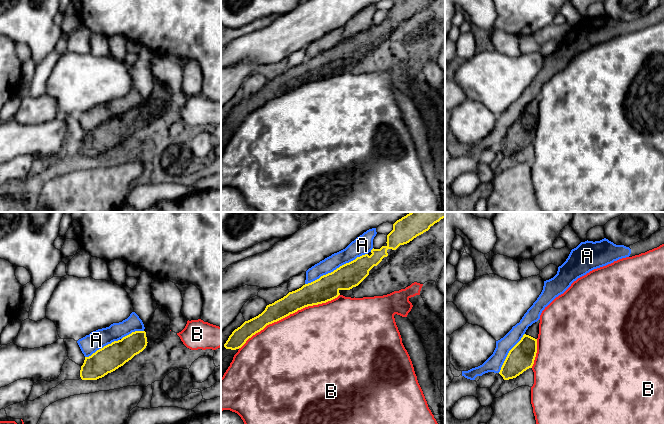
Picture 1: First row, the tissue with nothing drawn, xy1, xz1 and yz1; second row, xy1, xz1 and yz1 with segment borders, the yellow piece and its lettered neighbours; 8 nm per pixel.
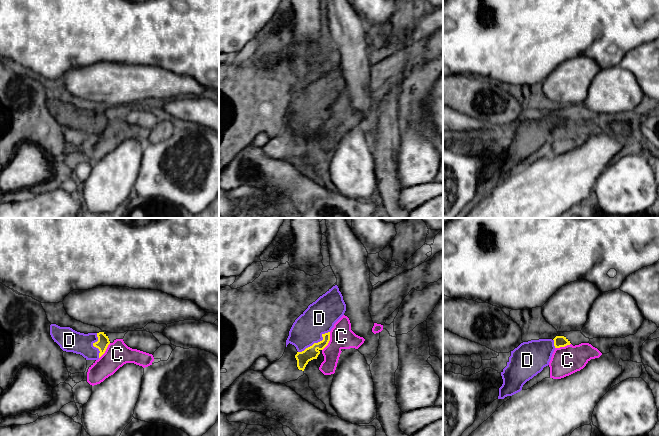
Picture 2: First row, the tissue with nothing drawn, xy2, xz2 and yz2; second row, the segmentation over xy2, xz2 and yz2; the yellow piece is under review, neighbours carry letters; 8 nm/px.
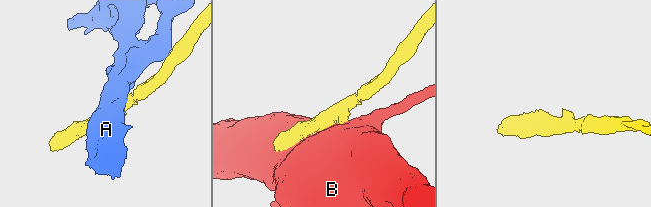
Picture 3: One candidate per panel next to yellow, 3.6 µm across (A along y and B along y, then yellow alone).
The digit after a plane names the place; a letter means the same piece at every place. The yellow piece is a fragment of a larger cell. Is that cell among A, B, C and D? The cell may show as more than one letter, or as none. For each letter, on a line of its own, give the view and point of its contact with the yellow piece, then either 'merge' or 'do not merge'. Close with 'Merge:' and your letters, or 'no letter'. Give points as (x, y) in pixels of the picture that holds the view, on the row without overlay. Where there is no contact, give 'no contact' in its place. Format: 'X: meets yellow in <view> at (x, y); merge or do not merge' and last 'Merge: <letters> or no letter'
A: meets yellow in xz1 at (337, 44); do not merge
B: meets yellow in xz1 at (288, 91); do not merge
C: meets yellow in xz2 at (329, 116); do not merge
D: meets yellow in xz2 at (315, 119); merge
Merge: D

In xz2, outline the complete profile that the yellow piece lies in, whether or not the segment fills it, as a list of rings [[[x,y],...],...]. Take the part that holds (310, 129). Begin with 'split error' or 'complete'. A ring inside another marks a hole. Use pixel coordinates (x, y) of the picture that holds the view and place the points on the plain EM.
split error; [[[337,61],[329,65],[325,70],[320,72],[315,78],[295,96],[286,116],[286,123],[290,119],[297,125],[295,134],[297,143],[304,147],[309,137],[317,135],[320,127],[323,126],[330,117],[330,107],[334,100],[344,91],[346,80]]]

